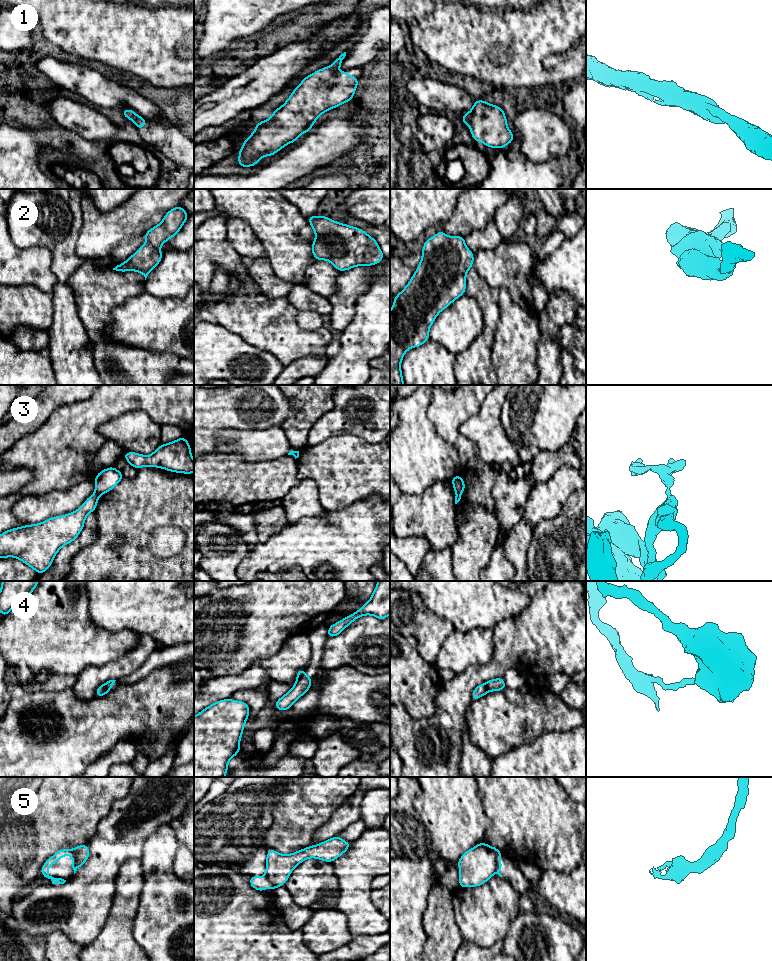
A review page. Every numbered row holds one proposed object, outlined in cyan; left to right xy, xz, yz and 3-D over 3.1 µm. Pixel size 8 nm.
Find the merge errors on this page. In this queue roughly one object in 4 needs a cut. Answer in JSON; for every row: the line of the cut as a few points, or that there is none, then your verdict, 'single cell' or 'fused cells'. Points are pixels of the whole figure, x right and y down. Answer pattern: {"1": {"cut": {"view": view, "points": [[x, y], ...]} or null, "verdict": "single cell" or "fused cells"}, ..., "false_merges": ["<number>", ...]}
{"1": {"cut": null, "verdict": "single cell"}, "2": {"cut": null, "verdict": "single cell"}, "3": {"cut": {"view": "xy", "points": [[95, 492], [99, 495]]}, "verdict": "fused cells"}, "4": {"cut": {"view": "yz", "points": [[484, 684], [489, 690]]}, "verdict": "fused cells"}, "5": {"cut": {"view": "yz", "points": [[499, 851], [496, 854], [496, 868], [494, 872]]}, "verdict": "fused cells"}, "false_merges": ["3", "4", "5"]}

